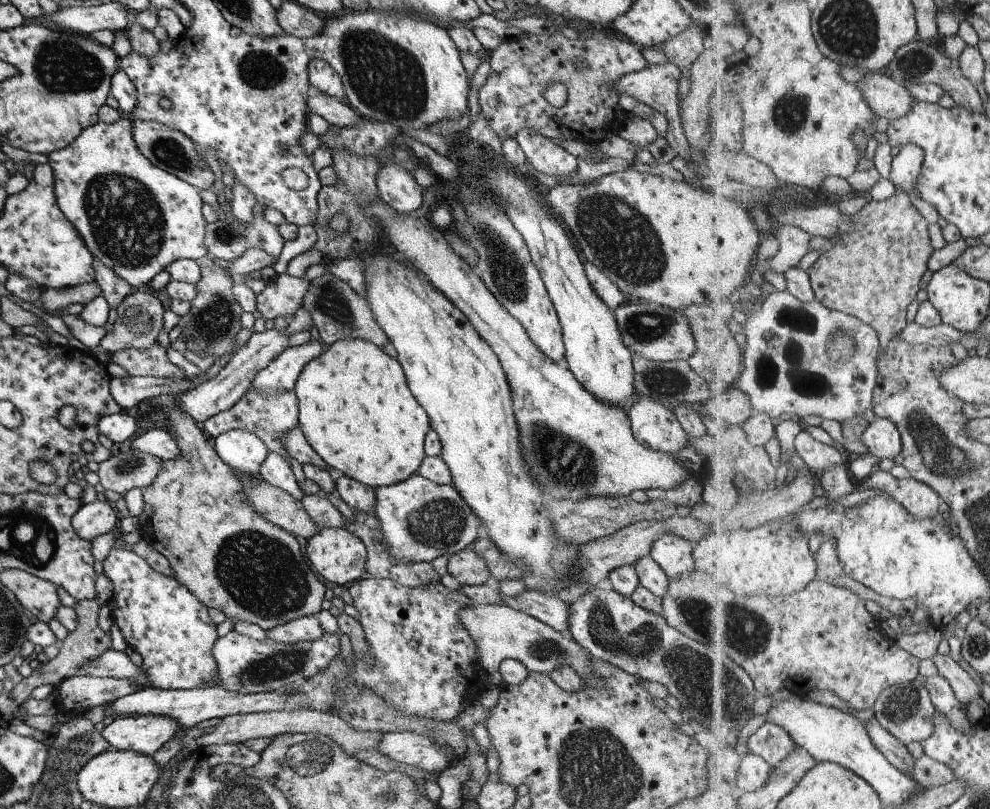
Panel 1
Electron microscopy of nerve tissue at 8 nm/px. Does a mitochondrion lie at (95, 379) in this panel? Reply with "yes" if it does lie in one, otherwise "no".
no

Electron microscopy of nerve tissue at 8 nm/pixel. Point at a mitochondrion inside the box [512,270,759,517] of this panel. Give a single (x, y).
(567, 469)

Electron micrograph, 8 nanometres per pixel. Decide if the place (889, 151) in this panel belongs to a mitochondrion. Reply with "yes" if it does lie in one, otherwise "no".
no

